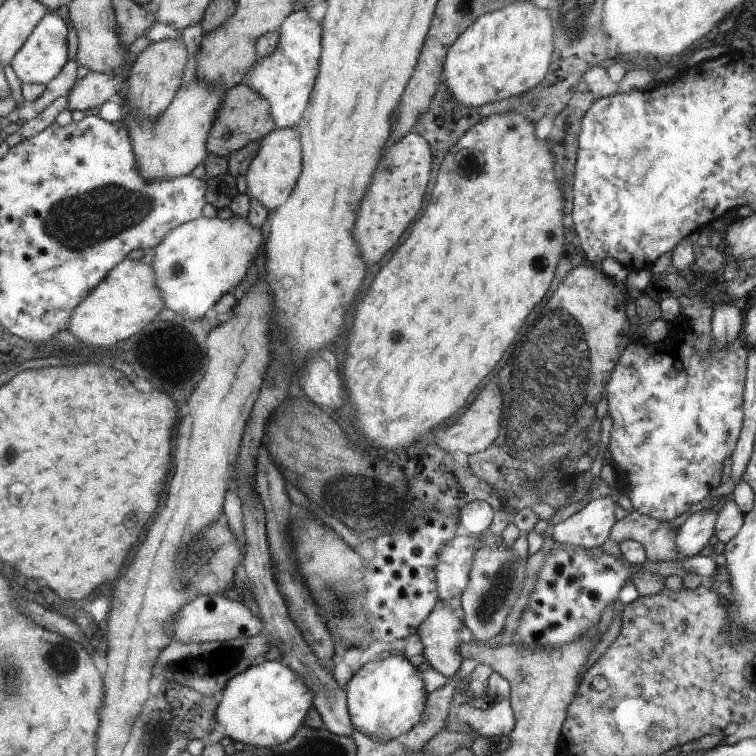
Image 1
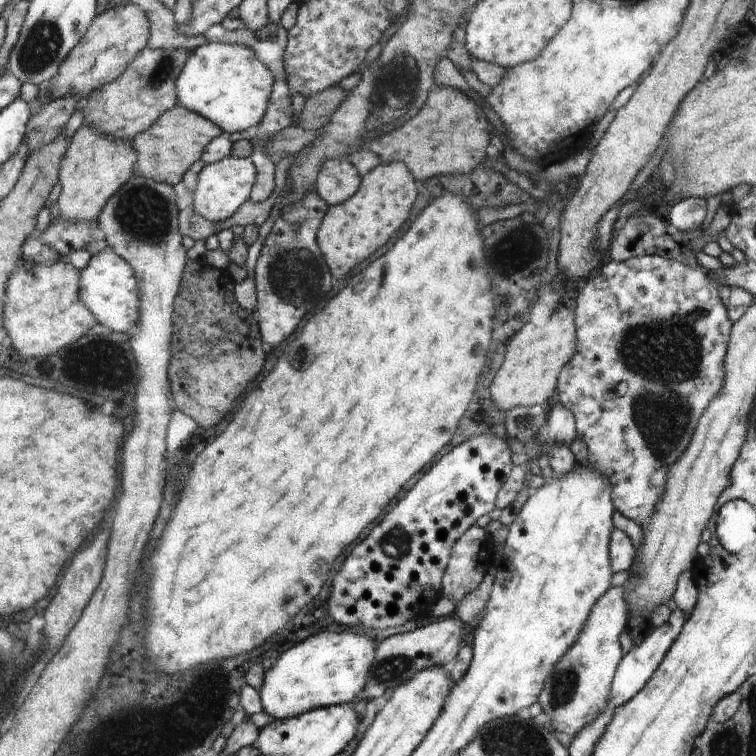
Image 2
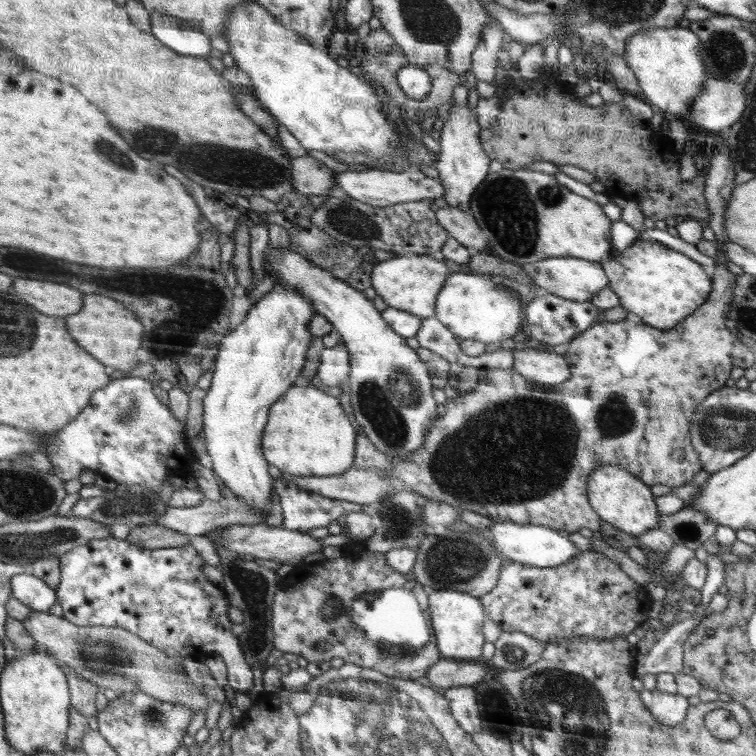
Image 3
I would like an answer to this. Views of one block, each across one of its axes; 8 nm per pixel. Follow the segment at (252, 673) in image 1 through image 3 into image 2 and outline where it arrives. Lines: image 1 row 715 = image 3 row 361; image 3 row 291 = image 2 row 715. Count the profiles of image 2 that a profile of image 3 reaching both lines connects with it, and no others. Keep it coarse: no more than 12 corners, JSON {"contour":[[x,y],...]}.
{"contour":[[319,632],[265,671],[274,720],[351,704],[378,642]]}

